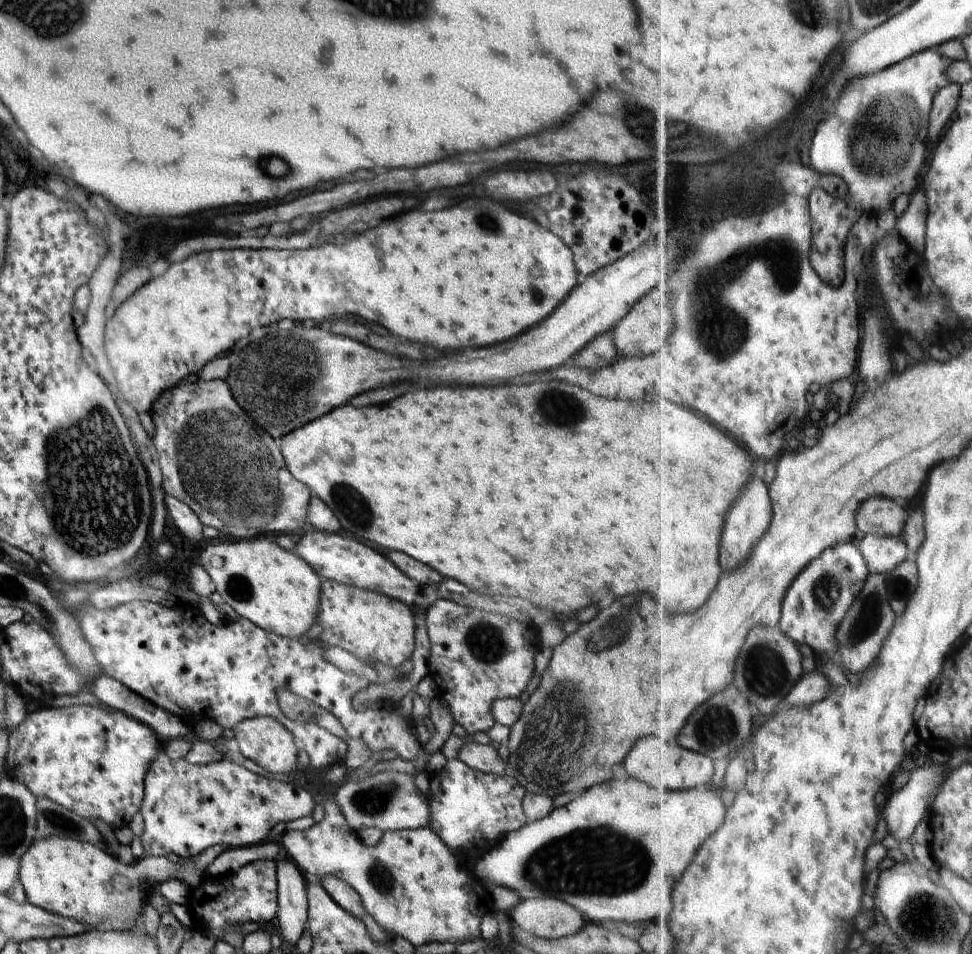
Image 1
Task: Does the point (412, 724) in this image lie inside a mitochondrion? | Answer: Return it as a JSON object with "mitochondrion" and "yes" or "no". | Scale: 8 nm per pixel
{"mitochondrion":"no"}

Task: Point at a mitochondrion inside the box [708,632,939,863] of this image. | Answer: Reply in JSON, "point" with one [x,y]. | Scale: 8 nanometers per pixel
{"point":[765,672]}

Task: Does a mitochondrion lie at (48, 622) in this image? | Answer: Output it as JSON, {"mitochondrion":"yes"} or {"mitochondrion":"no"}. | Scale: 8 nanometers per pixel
{"mitochondrion":"yes"}

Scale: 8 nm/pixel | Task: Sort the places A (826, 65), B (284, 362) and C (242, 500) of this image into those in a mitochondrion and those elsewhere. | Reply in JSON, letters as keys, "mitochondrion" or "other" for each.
{"A":"other","B":"mitochondrion","C":"mitochondrion"}

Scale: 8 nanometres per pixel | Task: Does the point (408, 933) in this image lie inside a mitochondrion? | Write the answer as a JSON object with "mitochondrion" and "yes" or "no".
{"mitochondrion":"no"}

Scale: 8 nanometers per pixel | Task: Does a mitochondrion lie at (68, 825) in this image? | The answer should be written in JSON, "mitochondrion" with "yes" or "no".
{"mitochondrion":"yes"}

